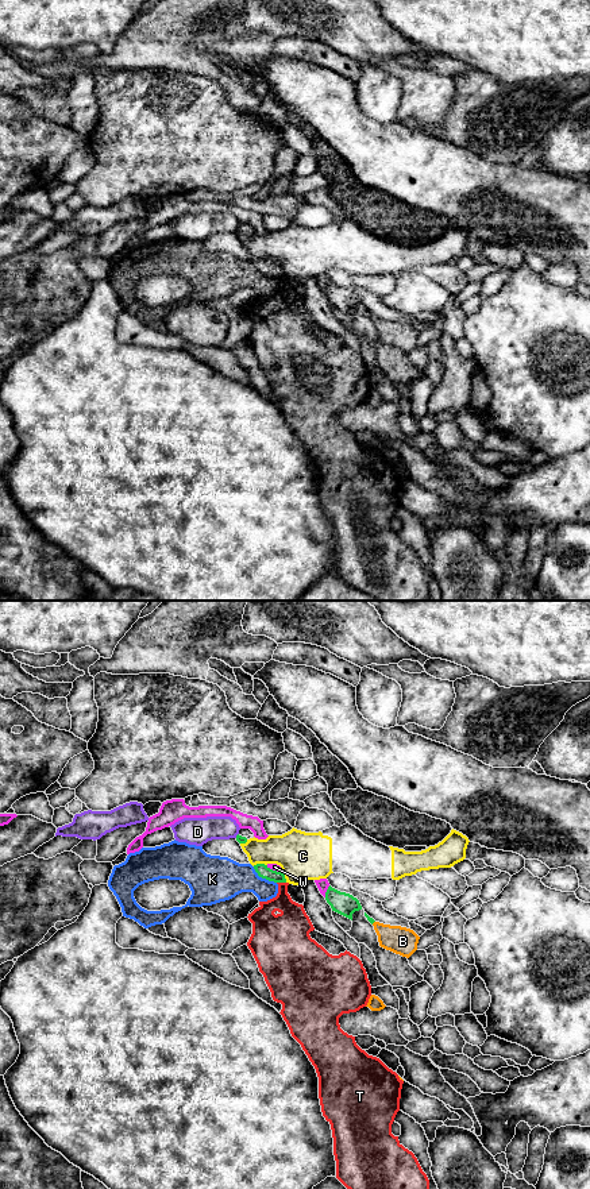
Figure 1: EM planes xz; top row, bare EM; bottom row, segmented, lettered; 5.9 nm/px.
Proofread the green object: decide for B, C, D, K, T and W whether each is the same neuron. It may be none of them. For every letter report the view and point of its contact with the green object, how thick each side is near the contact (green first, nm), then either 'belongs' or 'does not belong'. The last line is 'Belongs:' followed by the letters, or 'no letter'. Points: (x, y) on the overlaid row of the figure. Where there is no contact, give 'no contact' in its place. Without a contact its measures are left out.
B: meets green in xz at (373, 922); 40 nm thick on the green side, 170 nm on the other; does not belong
C: meets green in xz at (259, 864); 70 nm thick on the green side, 280 nm on the other; does not belong
D: meets green in xz at (236, 836); 50 nm thick on the green side, 160 nm on the other; does not belong
K: meets green in xz at (263, 877); 70 nm thick on the green side, 260 nm on the other; does not belong
T: meets green in xz at (281, 881); 70 nm thick on the green side, 180 nm on the other; does not belong
W: meets green in xz at (327, 891); 140 nm thick on the green side, 70 nm on the other; does not belong
Belongs: no letter

